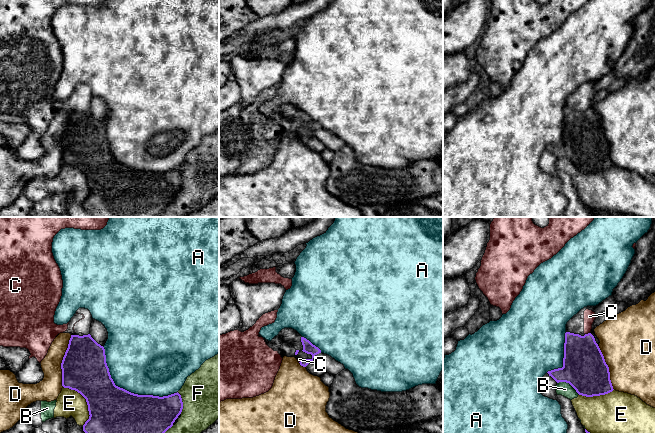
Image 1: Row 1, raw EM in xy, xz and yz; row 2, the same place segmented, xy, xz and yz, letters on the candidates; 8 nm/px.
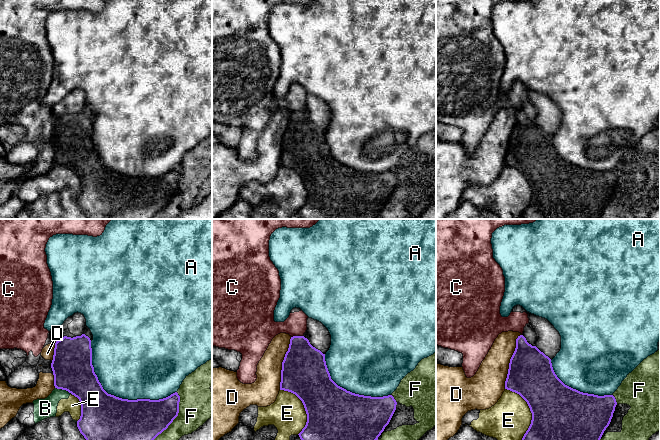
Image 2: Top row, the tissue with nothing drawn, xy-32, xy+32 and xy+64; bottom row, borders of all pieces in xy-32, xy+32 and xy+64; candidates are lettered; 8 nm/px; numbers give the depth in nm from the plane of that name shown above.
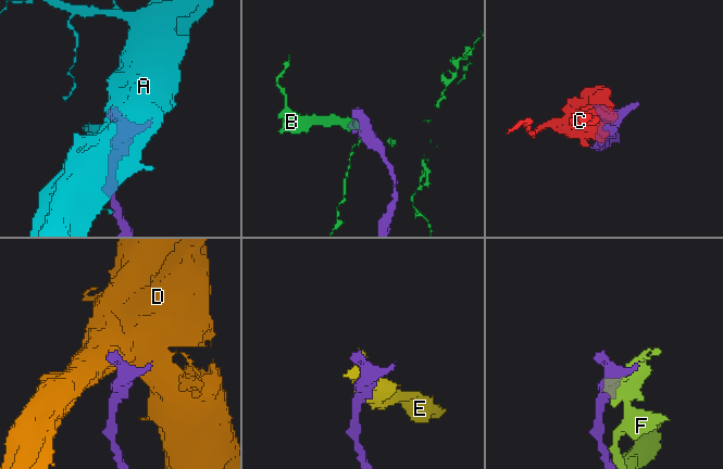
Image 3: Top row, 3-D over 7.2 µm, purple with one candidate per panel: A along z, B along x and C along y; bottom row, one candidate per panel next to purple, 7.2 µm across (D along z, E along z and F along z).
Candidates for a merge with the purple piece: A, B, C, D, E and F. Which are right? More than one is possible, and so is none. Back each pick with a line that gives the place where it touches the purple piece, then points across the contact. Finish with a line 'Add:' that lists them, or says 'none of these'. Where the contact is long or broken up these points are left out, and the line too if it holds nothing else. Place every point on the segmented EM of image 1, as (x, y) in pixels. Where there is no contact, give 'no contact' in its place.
Add: none of these

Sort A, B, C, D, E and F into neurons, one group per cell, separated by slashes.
A / B E / C / D / F

